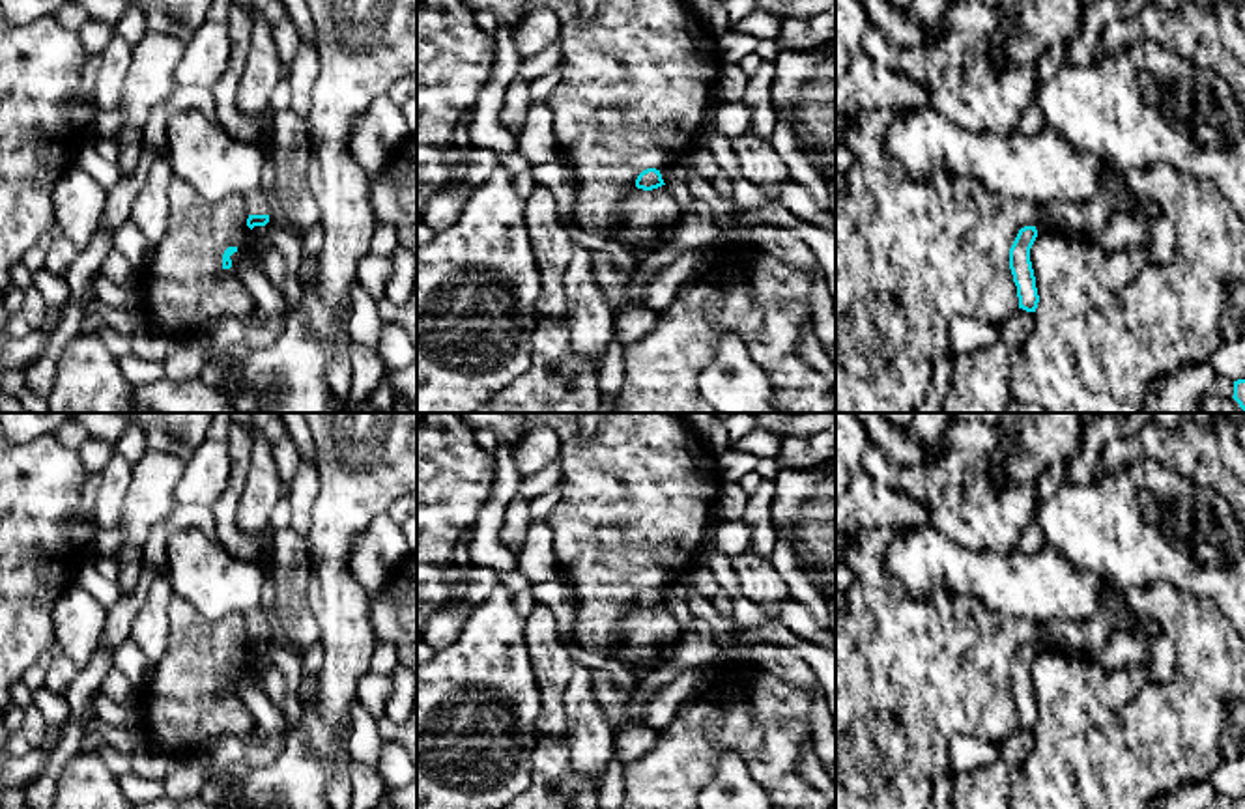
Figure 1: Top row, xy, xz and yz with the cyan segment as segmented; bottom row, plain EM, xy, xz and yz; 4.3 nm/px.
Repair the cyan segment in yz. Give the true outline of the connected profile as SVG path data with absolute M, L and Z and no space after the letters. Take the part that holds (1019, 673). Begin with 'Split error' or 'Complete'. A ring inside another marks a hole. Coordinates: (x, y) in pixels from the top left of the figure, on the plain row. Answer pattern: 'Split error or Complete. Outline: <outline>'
Complete. Outline: M1024 645L1019 648L1009 667L1009 688L1017 704L1019 727L1026 731L1036 731L1039 721L1036 695L1030 680L1030 667L1036 656L1036 645Z

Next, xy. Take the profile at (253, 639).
Split error. Outline: M260 607L245 613L245 624L249 632L247 645L250 648L254 645L265 645L269 641L269 620Z

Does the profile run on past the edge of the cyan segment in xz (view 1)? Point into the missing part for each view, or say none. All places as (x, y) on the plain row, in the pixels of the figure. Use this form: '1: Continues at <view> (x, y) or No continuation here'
1: No continuation here

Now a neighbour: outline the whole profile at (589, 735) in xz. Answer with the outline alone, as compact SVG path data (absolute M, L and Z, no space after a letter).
M574 661L572 678L563 699L572 768L583 777L600 783L615 757L615 727L596 703L593 671Z

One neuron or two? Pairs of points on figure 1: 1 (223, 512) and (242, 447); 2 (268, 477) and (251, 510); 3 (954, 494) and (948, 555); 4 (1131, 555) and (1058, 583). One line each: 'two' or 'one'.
1: one
2: one
3: two
4: two

